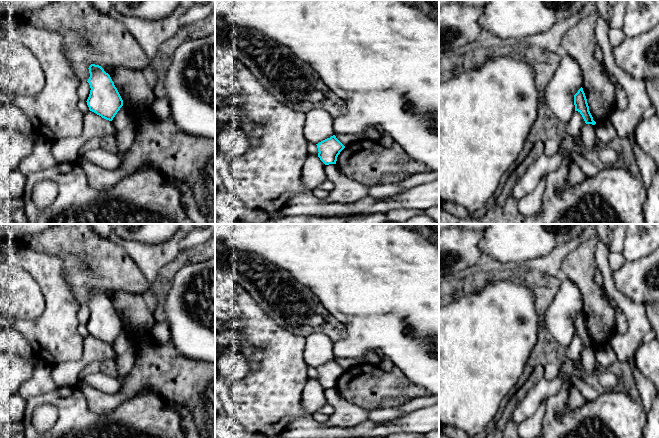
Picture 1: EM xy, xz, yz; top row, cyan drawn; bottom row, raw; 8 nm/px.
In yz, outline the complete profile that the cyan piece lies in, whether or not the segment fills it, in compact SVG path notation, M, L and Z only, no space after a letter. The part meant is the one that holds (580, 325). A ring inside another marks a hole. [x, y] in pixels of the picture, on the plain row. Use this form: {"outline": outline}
{"outline": "M581 311L578 316L574 319L575 335L578 335L586 348L595 349L596 346L589 335L589 330L583 312Z"}

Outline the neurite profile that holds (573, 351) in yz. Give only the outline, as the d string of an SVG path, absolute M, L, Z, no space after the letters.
M575 335L570 343L570 345L566 348L566 357L571 360L574 364L576 372L580 368L581 364L581 352L585 349L585 345L580 338L580 336Z

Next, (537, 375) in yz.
M537 365L528 380L514 393L505 407L502 417L497 422L497 429L505 428L507 422L512 419L512 413L527 393L541 380L544 379L544 366Z

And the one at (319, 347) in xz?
M312 333L305 337L304 360L307 366L318 368L335 359L333 341L323 333Z

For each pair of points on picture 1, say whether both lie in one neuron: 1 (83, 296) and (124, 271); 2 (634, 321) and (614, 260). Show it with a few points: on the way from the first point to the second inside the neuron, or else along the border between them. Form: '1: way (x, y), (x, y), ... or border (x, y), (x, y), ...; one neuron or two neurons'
1: way (88, 284), (101, 271), (112, 271); one neuron
2: border (609, 251), (608, 265), (613, 271); two neurons

